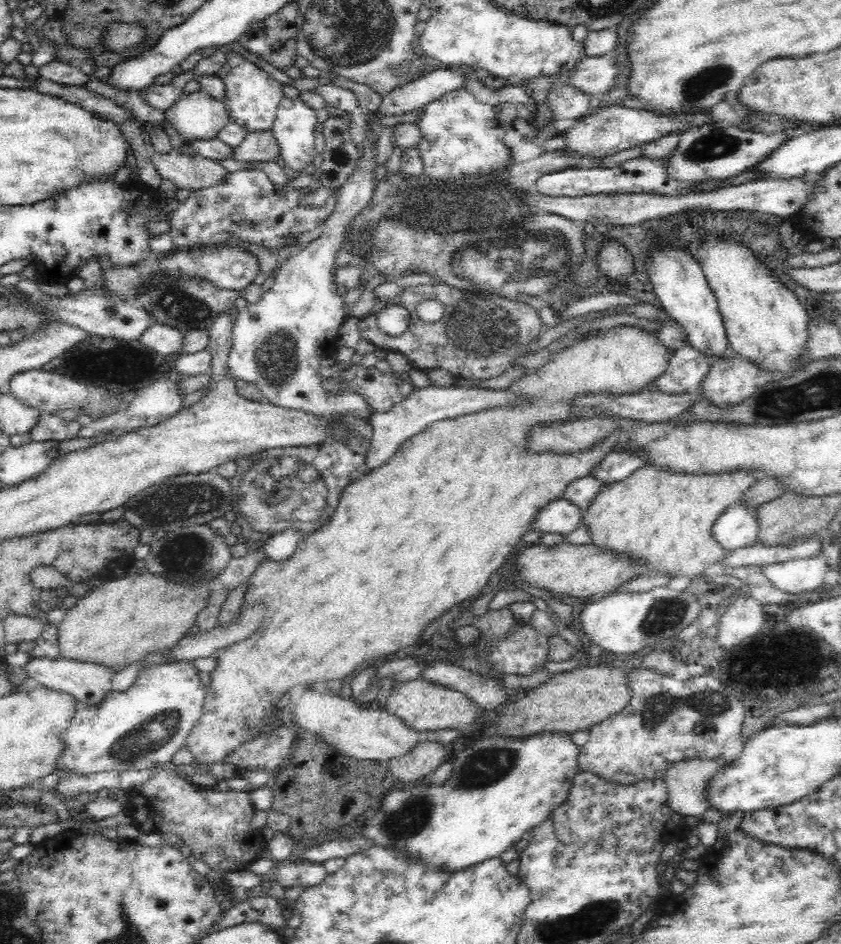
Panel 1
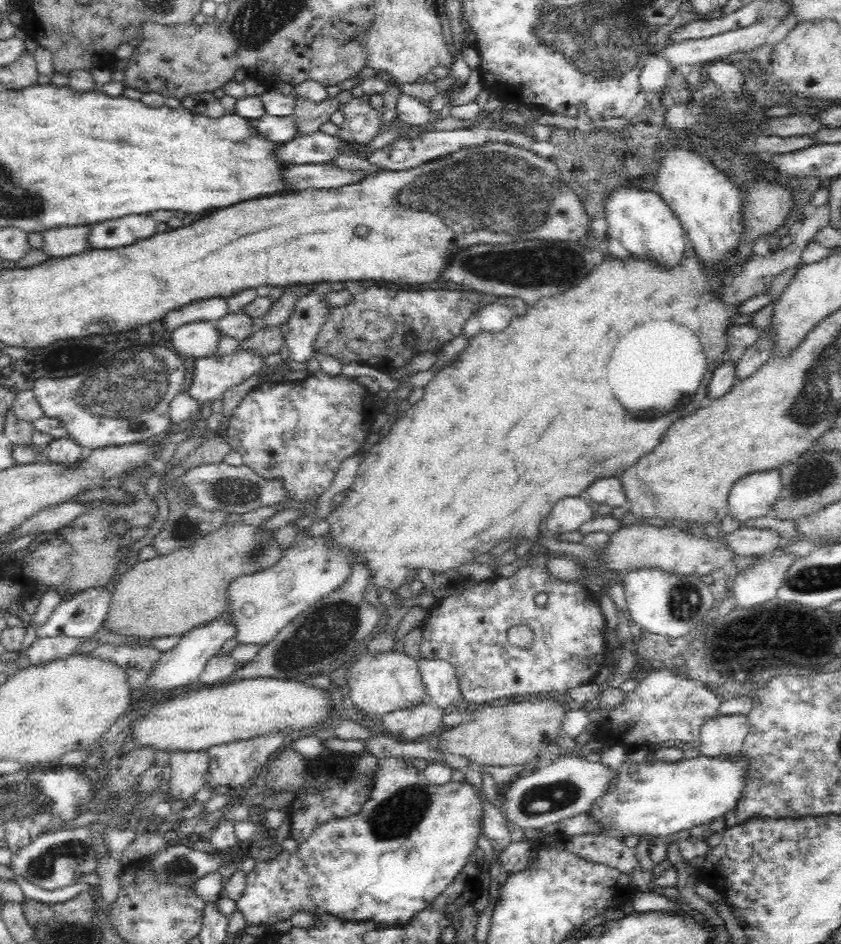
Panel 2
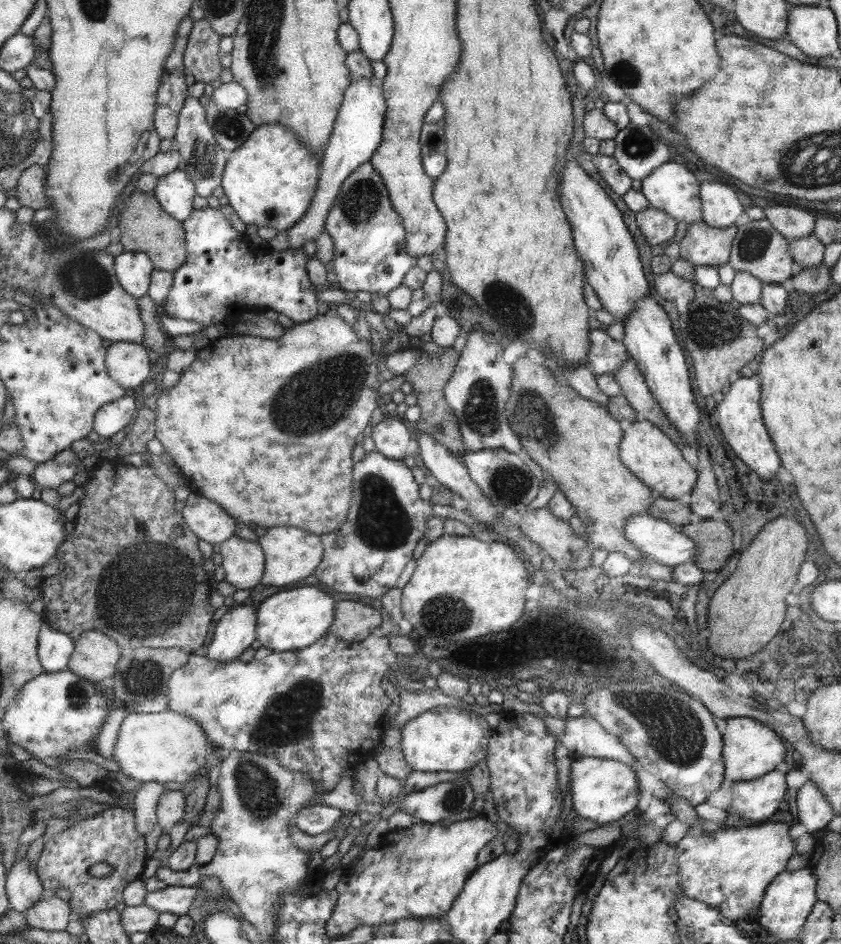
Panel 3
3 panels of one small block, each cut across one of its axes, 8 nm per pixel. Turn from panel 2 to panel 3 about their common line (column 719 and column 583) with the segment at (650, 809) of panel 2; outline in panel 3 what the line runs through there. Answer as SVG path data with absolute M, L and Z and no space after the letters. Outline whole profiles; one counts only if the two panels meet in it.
M583 756L570 763L568 802L573 814L599 825L616 822L637 804L637 780L627 764L601 757Z

